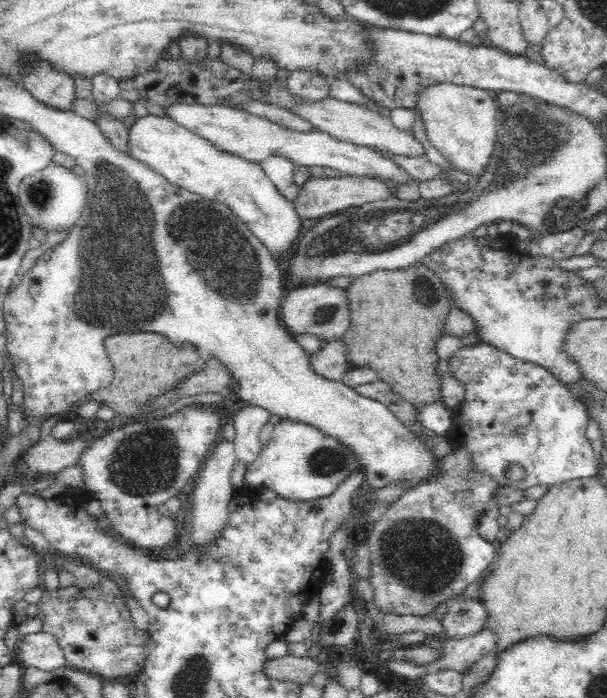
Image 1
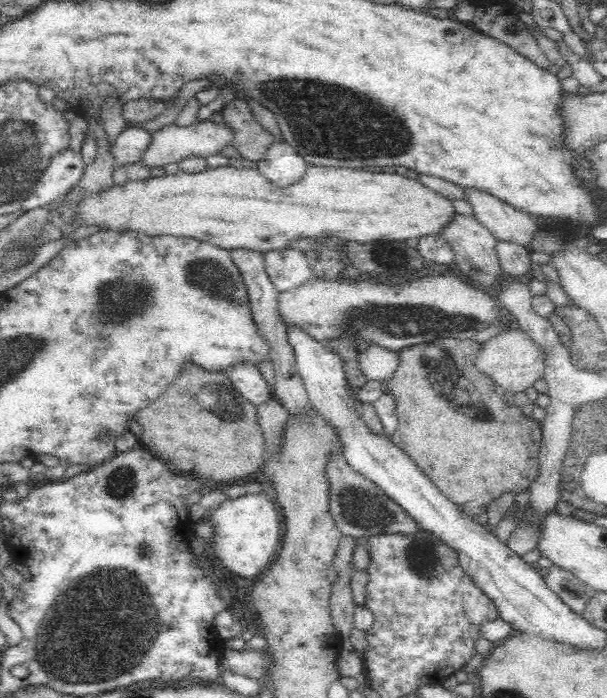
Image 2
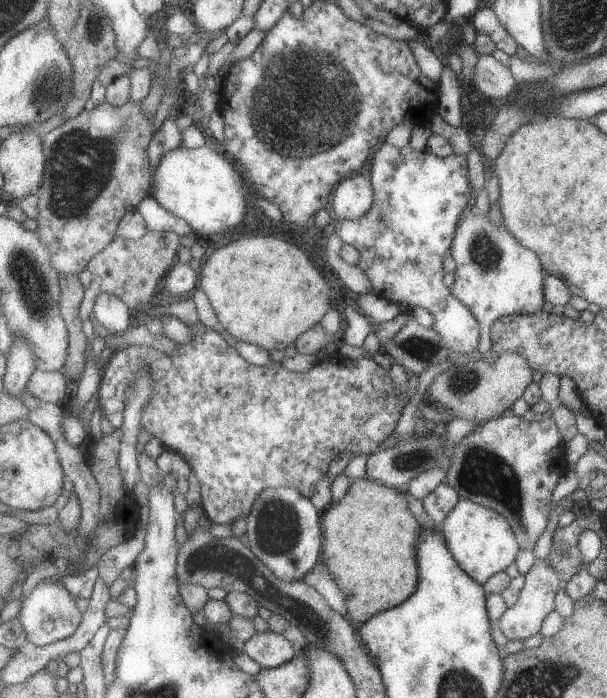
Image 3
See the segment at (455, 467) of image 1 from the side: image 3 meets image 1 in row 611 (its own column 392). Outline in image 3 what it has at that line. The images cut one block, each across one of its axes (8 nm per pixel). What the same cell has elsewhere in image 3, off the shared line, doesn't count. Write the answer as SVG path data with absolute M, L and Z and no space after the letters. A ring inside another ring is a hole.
M203 323L193 326L191 334L192 340L177 344L172 354L146 345L131 345L114 353L105 363L99 405L104 411L103 417L112 420L112 413L122 407L121 401L128 400L129 388L135 385L138 372L150 368L156 384L152 402L144 410L145 430L160 438L163 446L176 452L194 470L202 484L202 508L212 523L232 525L243 518L249 519L260 494L268 488L296 487L308 498L316 496L324 475L342 452L373 455L390 444L404 408L415 395L416 389L408 395L400 395L391 370L368 356L351 360L341 354L328 353L315 367L300 373L288 370L278 361L270 366L248 362L222 334Z

